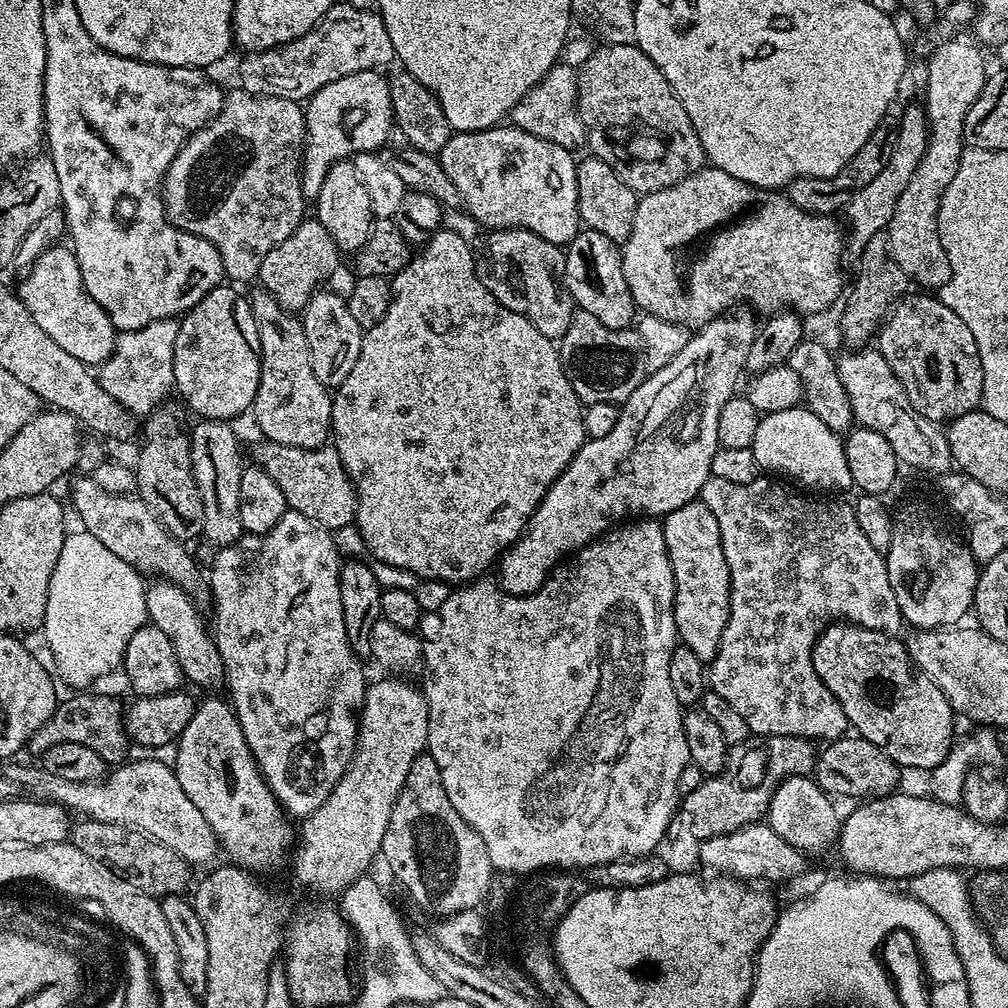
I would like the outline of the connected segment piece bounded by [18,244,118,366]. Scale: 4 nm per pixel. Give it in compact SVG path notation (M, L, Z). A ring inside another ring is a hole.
M55 244L48 248L37 258L25 276L27 278L23 280L20 288L18 287L18 295L43 331L48 333L54 342L66 351L66 354L73 355L84 364L89 366L103 364L115 348L118 330L110 322L109 315L106 314L102 306L99 306L98 302L91 298L89 291L86 290L85 283L82 282L82 272L71 247Z

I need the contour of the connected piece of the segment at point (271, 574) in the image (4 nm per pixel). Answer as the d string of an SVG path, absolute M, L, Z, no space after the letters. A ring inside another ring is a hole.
M289 510L278 518L278 526L261 536L237 536L225 548L216 552L212 560L212 573L207 573L206 584L212 588L212 602L216 606L216 628L214 639L218 646L218 654L224 663L224 679L226 681L227 695L230 697L232 711L235 712L238 722L242 726L242 734L246 738L252 757L260 767L264 781L276 796L276 801L282 805L285 813L292 818L303 818L314 814L326 798L338 786L342 774L348 769L349 762L356 752L356 730L358 727L358 713L364 705L364 668L361 657L350 646L346 638L346 622L342 618L342 594L340 593L340 566L342 557L336 547L333 533L327 528L310 522L302 514Z

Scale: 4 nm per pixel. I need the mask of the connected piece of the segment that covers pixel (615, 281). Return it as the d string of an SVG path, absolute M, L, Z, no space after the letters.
M581 230L567 244L564 254L564 281L568 287L568 292L572 295L572 303L579 311L586 314L594 314L602 326L611 328L631 328L638 316L638 309L632 295L630 286L626 286L626 274L622 274L622 252L618 245L606 234Z

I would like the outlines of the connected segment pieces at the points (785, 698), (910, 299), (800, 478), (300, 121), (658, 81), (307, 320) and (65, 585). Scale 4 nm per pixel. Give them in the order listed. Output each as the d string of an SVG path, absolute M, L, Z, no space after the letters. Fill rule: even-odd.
M711 475L700 491L698 499L706 506L710 506L714 518L718 518L718 530L722 534L722 550L726 554L726 566L730 570L730 586L732 587L726 630L722 630L716 656L707 665L706 684L714 694L724 698L731 707L742 714L753 736L801 736L804 740L813 742L831 742L845 735L850 725L838 698L830 694L830 690L822 682L822 678L818 678L812 665L812 647L816 645L817 638L833 622L860 624L863 628L873 628L879 632L885 632L888 636L896 636L899 628L905 627L904 615L898 606L898 598L894 598L894 586L890 582L885 553L874 550L874 546L870 546L866 534L862 534L858 526L858 518L854 518L852 504L848 502L843 504L840 498L807 500L806 497L799 496L799 494L804 495L799 491L791 492L790 489L783 488L775 482L780 483L772 478L757 478L754 482L739 484L738 482L726 482L723 478Z
M905 294L891 305L878 328L878 347L882 358L890 362L894 378L902 382L906 398L914 402L914 410L947 422L981 407L982 362L970 326L935 295L922 295L926 296Z
M807 406L761 415L751 450L757 469L765 468L765 473L777 477L789 476L801 484L801 489L813 488L816 494L840 494L843 488L853 487L842 436L830 430Z
M240 86L234 88L225 95L220 113L180 147L180 153L170 162L164 176L162 195L169 222L212 243L222 258L224 275L229 281L255 281L262 258L266 258L278 242L286 242L306 216L300 181L304 162L304 108L295 100L255 96Z
M635 44L600 46L597 52L589 54L584 65L579 65L576 85L576 101L584 123L587 151L606 162L606 166L610 166L610 170L614 170L614 174L618 174L618 178L622 178L622 182L626 182L626 186L633 188L637 194L669 188L705 167L702 142L682 102L674 94L670 82L666 82L662 70L658 70L652 59Z
M318 290L306 302L302 309L302 319L306 330L306 343L310 346L310 362L313 367L314 376L318 378L327 388L337 388L342 381L346 380L346 375L350 374L354 368L354 363L358 360L358 354L362 350L365 329L358 326L354 314L350 314L350 306L343 295L336 292L324 292Z
M83 530L69 531L62 542L62 554L58 554L58 566L54 566L54 574L50 578L50 590L46 602L46 618L42 629L42 637L48 643L48 652L56 663L54 672L61 681L72 687L72 690L84 690L87 684L103 678L107 672L121 667L126 642L134 635L134 630L149 623L146 610L146 580L118 554L106 550L94 534Z

